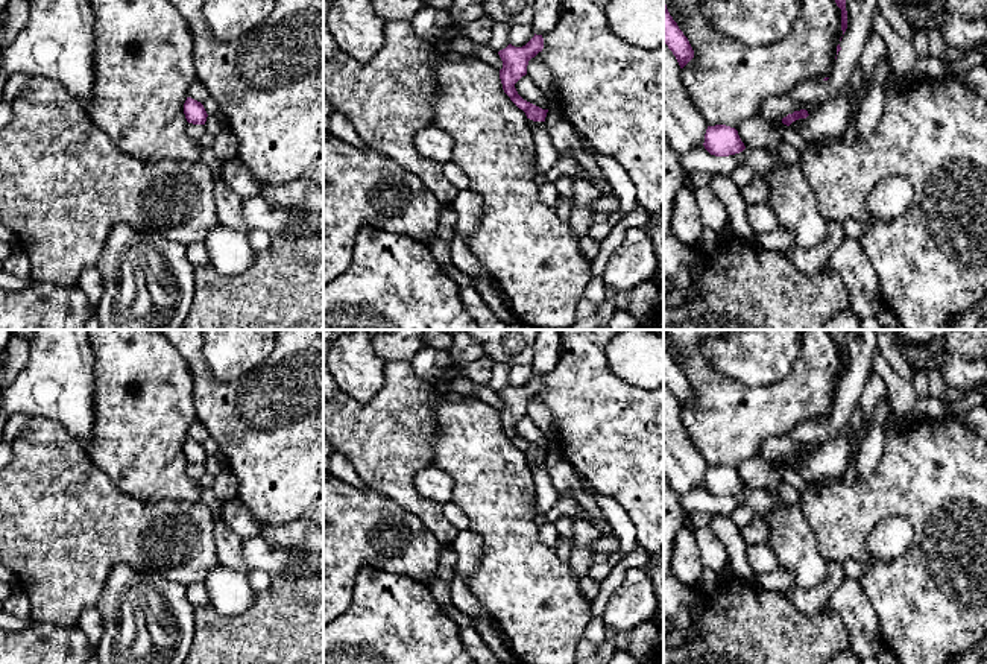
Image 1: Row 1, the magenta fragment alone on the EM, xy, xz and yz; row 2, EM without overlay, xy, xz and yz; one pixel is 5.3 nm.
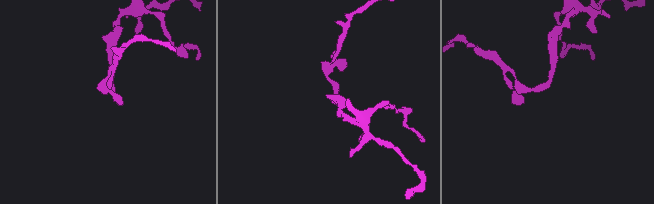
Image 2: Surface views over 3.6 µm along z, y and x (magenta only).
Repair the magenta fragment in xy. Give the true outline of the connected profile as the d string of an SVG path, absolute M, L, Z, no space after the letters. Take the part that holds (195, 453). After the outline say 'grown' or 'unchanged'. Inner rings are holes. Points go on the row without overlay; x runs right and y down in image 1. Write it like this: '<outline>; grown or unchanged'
M187 438L184 444L184 454L187 462L193 465L205 465L208 457L203 445L191 438Z; unchanged

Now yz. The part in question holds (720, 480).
M726 465L708 466L703 486L715 497L729 497L746 489L738 471Z; unchanged

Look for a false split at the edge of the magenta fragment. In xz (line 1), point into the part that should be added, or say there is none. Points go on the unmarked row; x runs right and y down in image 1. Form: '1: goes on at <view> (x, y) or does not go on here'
1: does not go on here

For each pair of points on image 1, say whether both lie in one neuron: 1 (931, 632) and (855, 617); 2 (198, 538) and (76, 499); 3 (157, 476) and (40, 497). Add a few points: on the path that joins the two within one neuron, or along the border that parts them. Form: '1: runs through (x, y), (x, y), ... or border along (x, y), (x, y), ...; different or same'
1: border along (863, 590), (876, 616), (879, 634), (886, 643); different
2: runs through (167, 538), (154, 538), (107, 528); same
3: border along (88, 458), (119, 490), (143, 502); different

